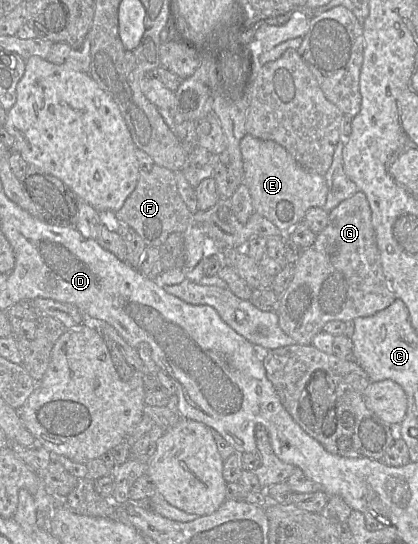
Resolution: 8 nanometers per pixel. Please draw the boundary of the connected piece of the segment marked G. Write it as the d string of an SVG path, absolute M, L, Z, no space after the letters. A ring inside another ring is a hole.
M357 191L329 212L327 226L316 236L315 242L302 251L295 264L294 276L287 289L279 295L279 325L297 344L311 345L313 338L332 320L353 321L373 316L396 300L384 275L380 252L372 225L371 208L366 195Z

